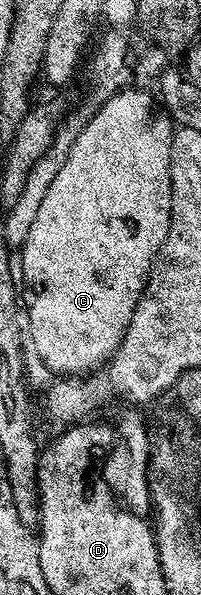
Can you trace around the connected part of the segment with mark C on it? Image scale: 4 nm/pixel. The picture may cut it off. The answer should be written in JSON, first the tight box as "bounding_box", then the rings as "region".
{"bounding_box":[21,86,173,377],"region":[[[128,86],[122,92],[117,92],[113,98],[109,98],[104,104],[98,105],[95,109],[95,115],[88,120],[85,127],[79,132],[79,137],[73,142],[73,146],[69,150],[69,154],[65,158],[65,166],[61,166],[61,170],[57,170],[57,178],[53,178],[52,184],[49,185],[49,191],[45,194],[45,199],[41,202],[41,206],[37,209],[37,218],[33,218],[33,226],[29,226],[29,238],[25,238],[25,242],[21,246],[23,252],[23,272],[21,268],[21,304],[31,315],[31,336],[29,332],[29,344],[37,350],[37,355],[47,367],[48,373],[54,374],[56,377],[64,376],[83,376],[84,374],[94,373],[96,370],[102,369],[110,360],[111,355],[119,349],[119,343],[125,338],[125,330],[129,330],[129,322],[133,318],[133,310],[137,310],[137,302],[141,298],[141,294],[145,290],[147,280],[151,276],[151,268],[155,265],[155,258],[159,255],[161,246],[167,237],[169,230],[169,222],[171,221],[171,137],[173,135],[173,121],[166,111],[161,107],[160,101],[154,95],[150,96],[147,92],[138,92],[135,86]]]}

